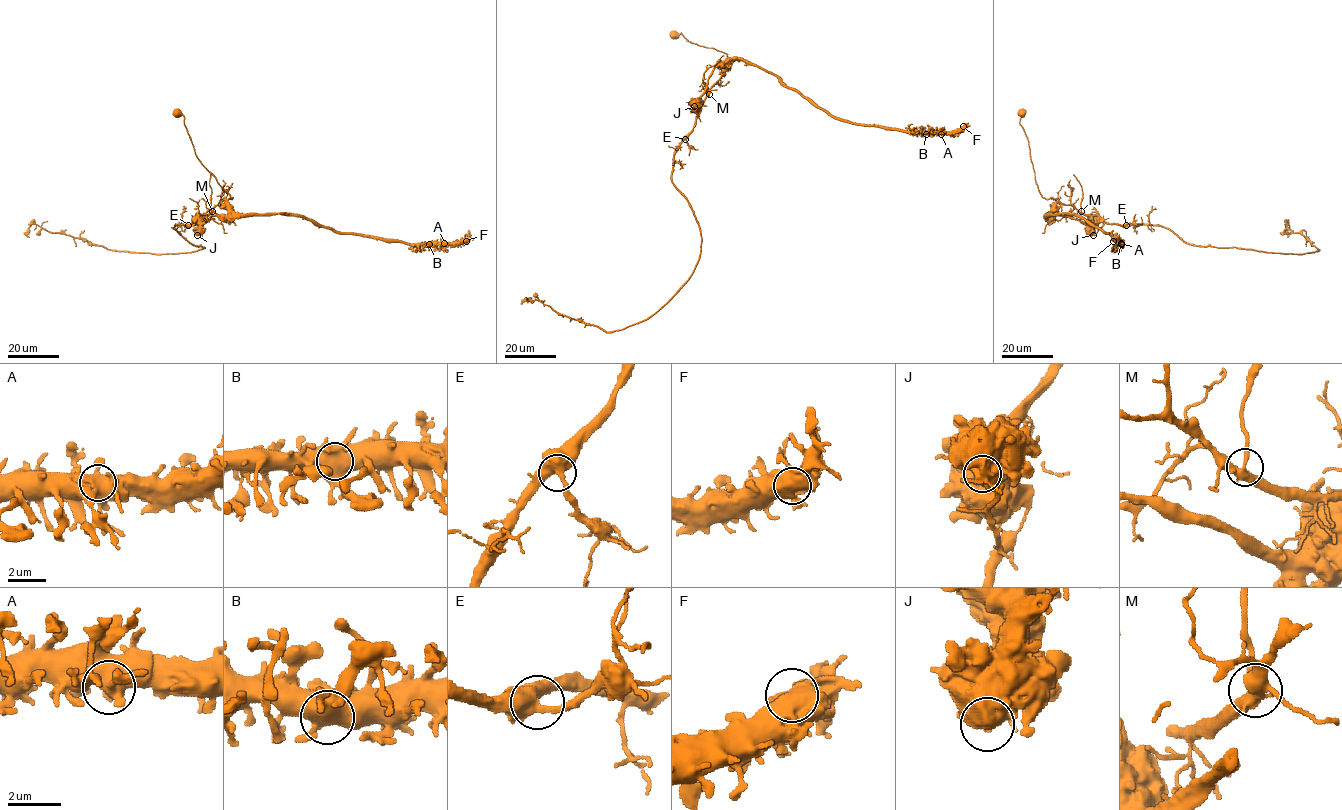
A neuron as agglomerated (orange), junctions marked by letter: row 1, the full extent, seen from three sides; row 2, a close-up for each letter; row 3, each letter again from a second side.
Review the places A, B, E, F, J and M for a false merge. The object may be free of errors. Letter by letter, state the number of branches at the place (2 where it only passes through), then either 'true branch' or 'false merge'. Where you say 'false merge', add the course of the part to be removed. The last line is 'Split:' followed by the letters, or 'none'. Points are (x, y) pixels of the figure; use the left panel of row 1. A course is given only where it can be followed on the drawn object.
A: branches 3; true branch
B: branches 2; true branch
E: branches 3; true branch
F: branches 2; true branch
J: branches 3; false merge; course (198, 235), (200, 223), (176, 225), (189, 243), (204, 247), (159, 253), (108, 250), (35, 224), (29, 237)
M: branches 3; true branch
Split: J

